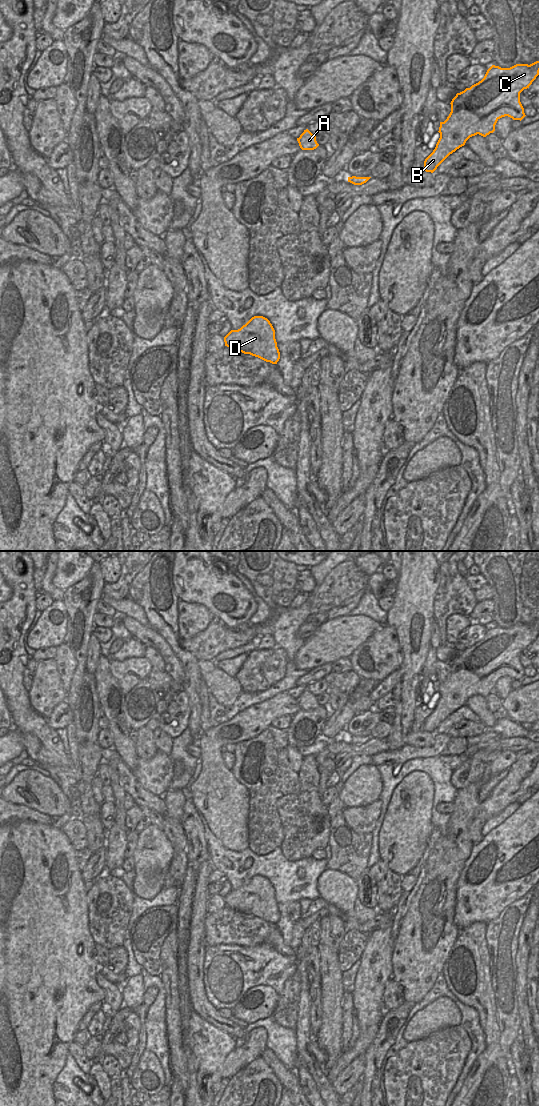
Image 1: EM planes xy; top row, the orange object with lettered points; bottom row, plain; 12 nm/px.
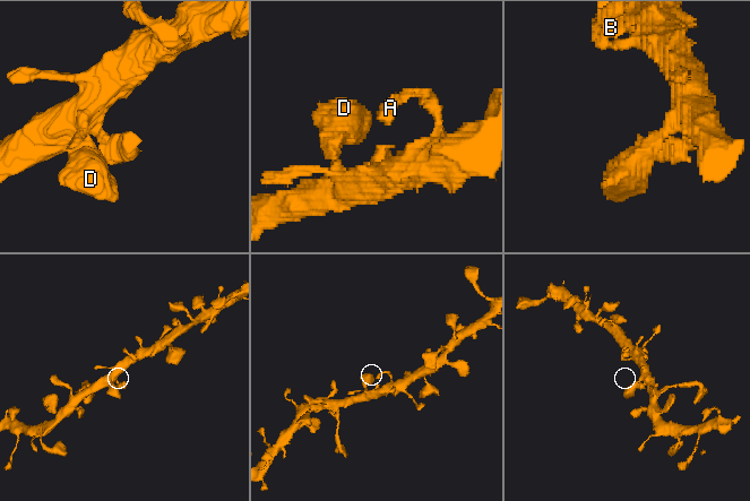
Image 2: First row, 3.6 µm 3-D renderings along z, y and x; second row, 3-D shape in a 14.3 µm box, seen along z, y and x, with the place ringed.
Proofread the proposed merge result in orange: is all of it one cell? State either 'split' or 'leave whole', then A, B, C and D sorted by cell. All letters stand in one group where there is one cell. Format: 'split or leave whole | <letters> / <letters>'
leave whole | A B C D

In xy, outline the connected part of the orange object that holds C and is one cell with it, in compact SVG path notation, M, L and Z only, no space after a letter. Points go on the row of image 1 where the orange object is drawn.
M539 61L530 65L516 64L510 68L501 68L492 65L486 72L484 78L478 83L466 88L464 91L457 93L451 101L451 112L444 122L440 122L439 133L440 138L433 152L424 161L424 170L433 173L437 167L453 152L464 146L466 141L477 134L486 137L495 131L497 121L505 116L513 120L522 120L526 115L524 108L520 102L520 93L529 88L532 82L539 75Z

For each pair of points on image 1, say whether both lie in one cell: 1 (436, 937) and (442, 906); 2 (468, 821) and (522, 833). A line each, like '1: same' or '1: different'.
1: same
2: different

